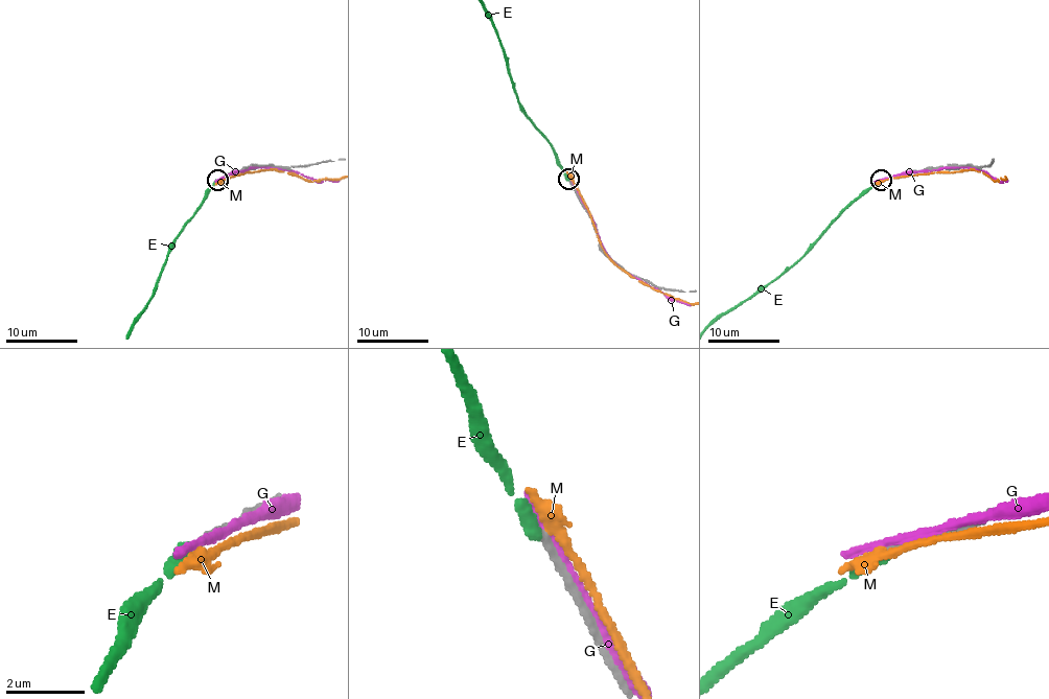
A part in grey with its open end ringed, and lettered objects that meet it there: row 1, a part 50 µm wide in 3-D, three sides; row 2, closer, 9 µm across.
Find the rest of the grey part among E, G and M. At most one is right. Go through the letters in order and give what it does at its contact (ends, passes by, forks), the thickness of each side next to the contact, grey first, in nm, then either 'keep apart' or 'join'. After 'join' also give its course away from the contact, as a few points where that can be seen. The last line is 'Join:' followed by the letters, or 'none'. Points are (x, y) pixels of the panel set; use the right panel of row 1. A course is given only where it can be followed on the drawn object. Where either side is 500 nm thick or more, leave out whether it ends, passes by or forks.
E: it ends | 200/360 nm | keep apart
G: it passes by | 200/180 nm | keep apart
M: it passes by | 220/260 nm | keep apart
Join: none

